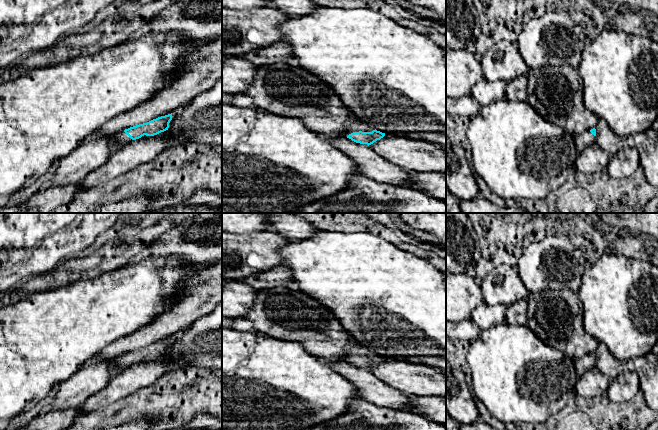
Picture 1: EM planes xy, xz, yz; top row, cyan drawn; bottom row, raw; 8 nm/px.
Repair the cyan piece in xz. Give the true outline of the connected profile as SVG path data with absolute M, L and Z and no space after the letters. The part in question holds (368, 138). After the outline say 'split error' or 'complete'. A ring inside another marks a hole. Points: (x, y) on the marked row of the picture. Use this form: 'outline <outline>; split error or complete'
outline M360 122L346 127L343 131L343 135L356 143L367 144L369 146L383 138L385 133L377 131L374 127Z; split error

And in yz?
outline M593 128L590 131L585 131L578 136L574 137L575 144L578 153L581 153L584 149L595 143L596 129Z; split error

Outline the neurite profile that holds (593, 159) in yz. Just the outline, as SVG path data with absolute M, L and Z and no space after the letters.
M593 143L578 154L575 171L585 174L605 171L610 158L611 156L606 151L601 149L596 143Z

